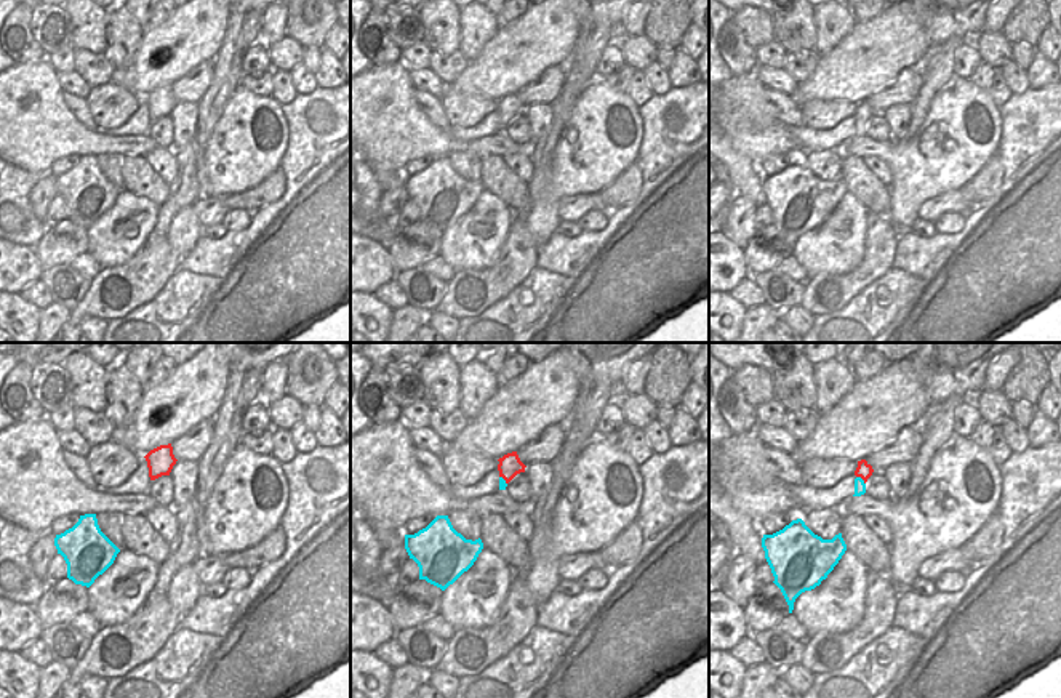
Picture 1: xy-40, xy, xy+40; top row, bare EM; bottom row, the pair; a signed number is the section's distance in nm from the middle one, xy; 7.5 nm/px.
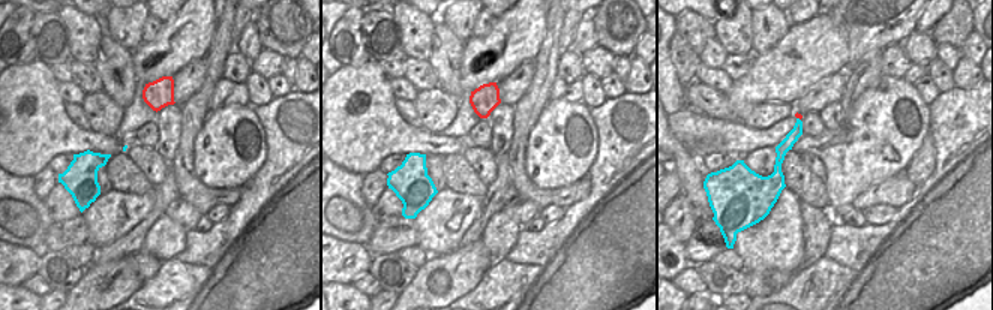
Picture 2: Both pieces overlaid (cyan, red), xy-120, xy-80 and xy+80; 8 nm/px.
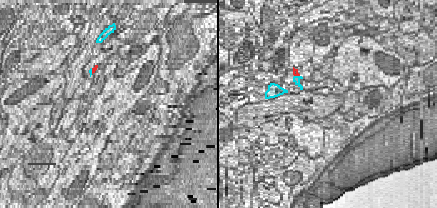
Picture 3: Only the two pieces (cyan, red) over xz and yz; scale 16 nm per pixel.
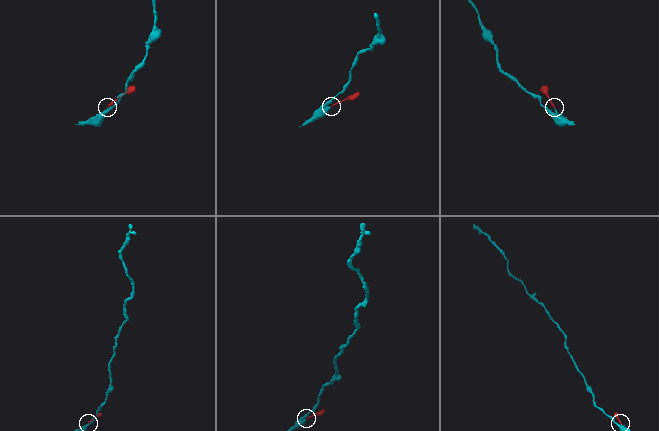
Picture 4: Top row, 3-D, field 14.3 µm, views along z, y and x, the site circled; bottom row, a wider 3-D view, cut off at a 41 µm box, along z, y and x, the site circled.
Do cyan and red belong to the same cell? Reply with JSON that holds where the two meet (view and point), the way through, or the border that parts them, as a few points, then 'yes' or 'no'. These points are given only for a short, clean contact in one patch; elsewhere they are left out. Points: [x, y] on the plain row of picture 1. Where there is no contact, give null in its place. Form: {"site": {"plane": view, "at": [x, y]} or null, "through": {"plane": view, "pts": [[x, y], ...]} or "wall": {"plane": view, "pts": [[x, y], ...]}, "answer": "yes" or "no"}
{"site": {"plane": "xy+40", "at": [861, 120]}, "wall": {"plane": "xy+40", "pts": [[856, 117], [864, 125]]}, "answer": "no"}

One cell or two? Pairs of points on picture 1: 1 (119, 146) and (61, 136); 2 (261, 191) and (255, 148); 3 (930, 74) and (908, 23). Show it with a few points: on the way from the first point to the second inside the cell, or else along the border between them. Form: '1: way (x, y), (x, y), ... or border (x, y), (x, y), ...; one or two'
1: way (104, 143), (76, 140); one
2: border (277, 168), (252, 188), (224, 196); two
3: border (930, 47), (928, 58), (919, 68); two

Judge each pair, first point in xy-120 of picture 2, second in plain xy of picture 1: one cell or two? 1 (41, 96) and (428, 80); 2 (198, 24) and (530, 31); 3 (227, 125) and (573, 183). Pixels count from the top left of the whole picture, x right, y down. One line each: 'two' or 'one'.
1: two
2: one
3: one

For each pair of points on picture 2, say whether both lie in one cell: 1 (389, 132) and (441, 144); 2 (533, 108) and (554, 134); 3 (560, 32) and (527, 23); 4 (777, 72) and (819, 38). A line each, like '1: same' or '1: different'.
1: same
2: different
3: different
4: same

